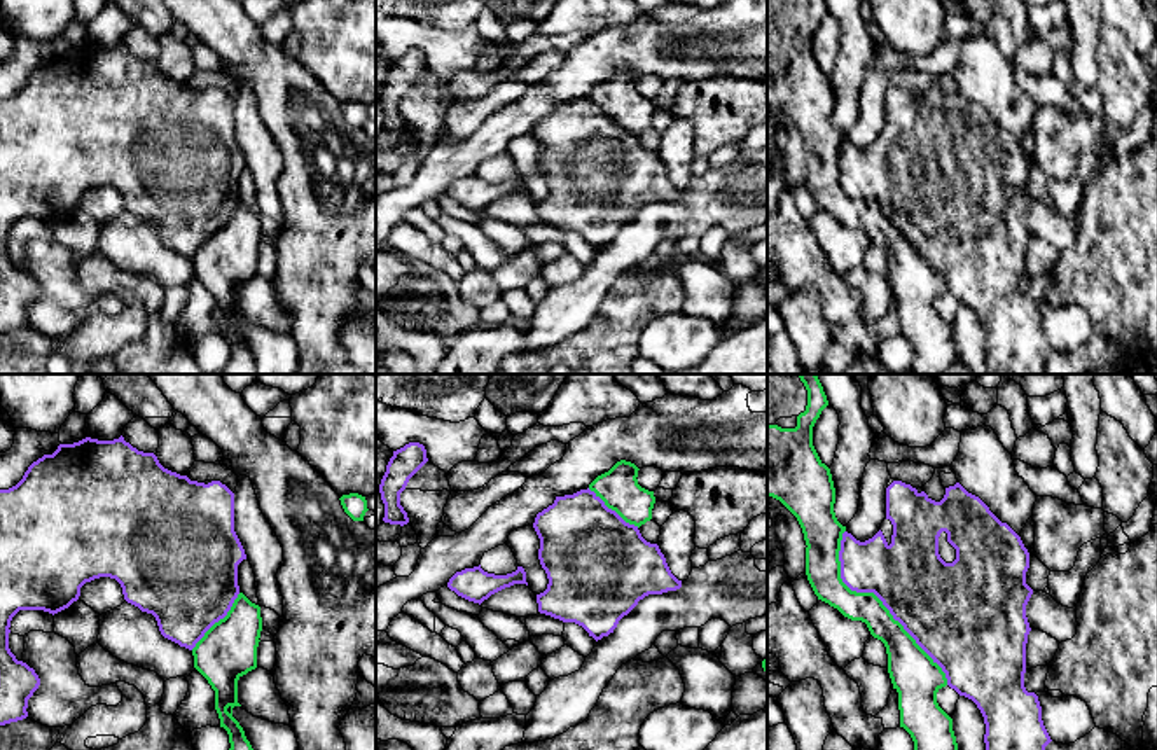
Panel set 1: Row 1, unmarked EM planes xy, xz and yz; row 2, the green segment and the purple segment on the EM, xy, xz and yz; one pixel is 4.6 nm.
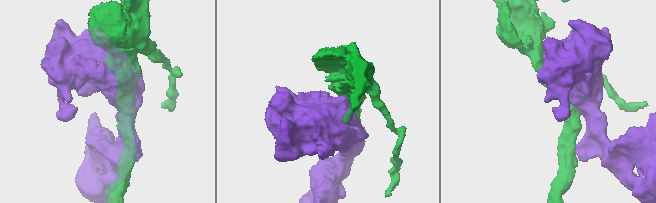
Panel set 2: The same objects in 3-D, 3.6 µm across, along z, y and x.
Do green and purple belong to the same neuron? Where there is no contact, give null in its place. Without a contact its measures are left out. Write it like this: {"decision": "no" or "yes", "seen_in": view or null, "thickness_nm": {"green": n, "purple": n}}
{"decision": "no", "seen_in": "yz", "thickness_nm": {"green": 140, "purple": 360}}

